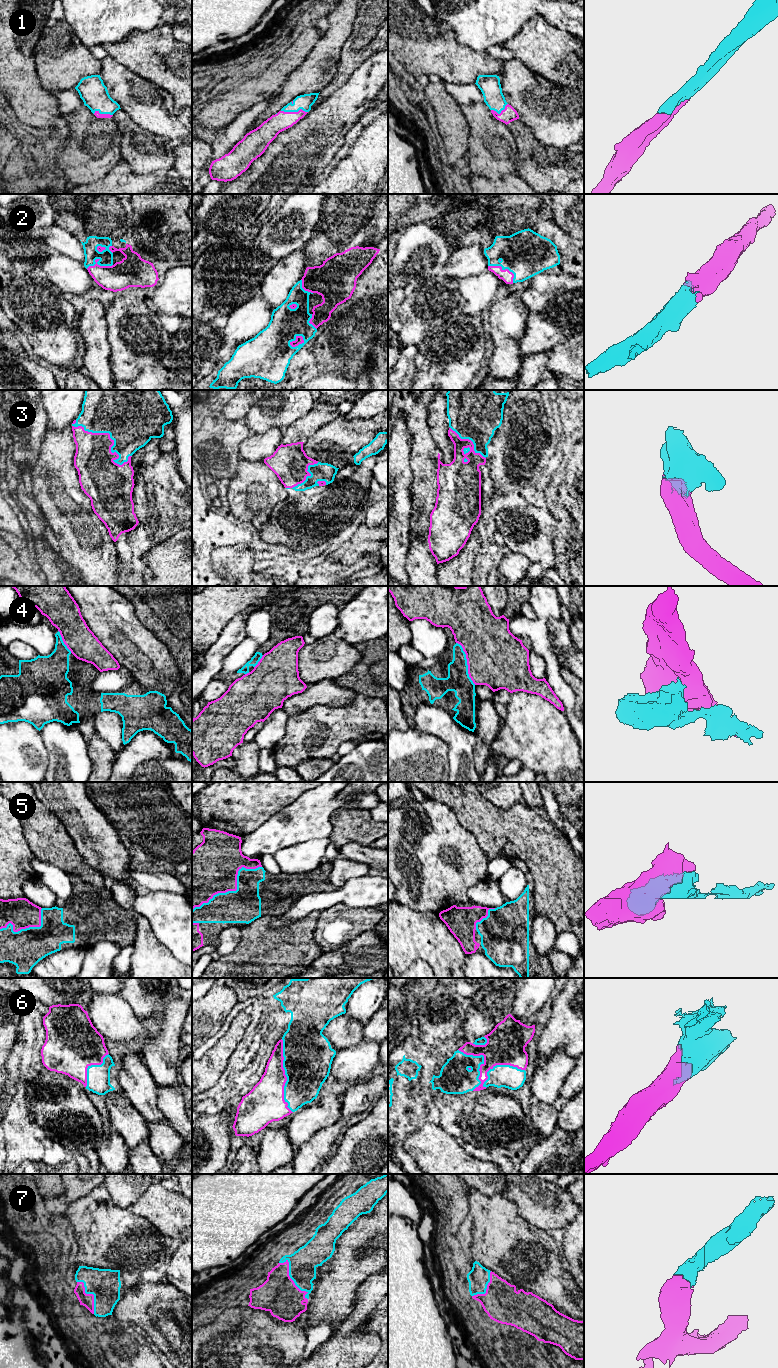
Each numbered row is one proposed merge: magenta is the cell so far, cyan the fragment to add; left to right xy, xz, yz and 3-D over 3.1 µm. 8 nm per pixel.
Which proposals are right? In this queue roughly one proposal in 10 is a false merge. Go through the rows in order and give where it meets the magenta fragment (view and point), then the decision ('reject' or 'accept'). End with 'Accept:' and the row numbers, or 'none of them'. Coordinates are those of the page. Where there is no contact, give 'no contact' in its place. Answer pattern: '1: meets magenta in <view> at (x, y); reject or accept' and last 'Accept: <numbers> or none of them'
1: meets magenta in xz at (294, 112); accept
2: meets magenta in xz at (296, 338); accept
3: meets magenta in xy at (112, 440); accept
4: meets magenta in yz at (467, 663); reject
5: meets magenta in xz at (234, 890); accept
6: meets magenta in yz at (481, 1082); accept
7: meets magenta in xz at (290, 1278); accept
Accept: 1, 2, 3, 5, 6, 7

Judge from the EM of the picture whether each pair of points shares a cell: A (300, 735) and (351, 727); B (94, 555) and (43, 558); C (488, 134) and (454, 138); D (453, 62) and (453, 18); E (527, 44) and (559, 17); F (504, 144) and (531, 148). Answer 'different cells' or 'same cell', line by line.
A: same cell
B: different cells
C: different cells
D: different cells
E: different cells
F: different cells

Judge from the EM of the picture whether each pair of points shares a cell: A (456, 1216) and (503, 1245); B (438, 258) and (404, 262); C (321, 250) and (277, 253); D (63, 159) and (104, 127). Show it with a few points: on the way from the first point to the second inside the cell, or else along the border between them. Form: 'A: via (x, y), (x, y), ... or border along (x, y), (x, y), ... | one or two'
A: border along (465, 1190), (469, 1213) | two
B: via (430, 258), (414, 258), (412, 260) | one
C: border along (317, 229), (303, 246) | two
D: via (74, 159), (97, 138) | one

